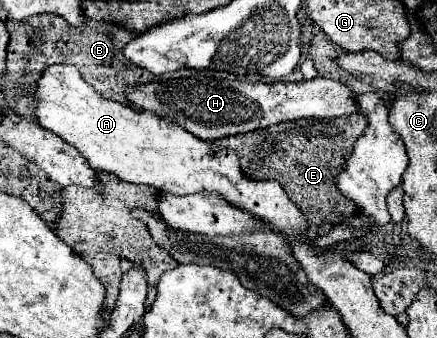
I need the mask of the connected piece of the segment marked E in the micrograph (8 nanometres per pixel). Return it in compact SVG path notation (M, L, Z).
M337 117L337 119L301 119L271 125L263 131L253 131L245 135L233 135L217 139L217 147L227 147L237 151L239 163L245 175L251 179L275 179L287 191L289 199L303 211L309 223L309 237L319 237L319 227L323 223L339 223L357 213L357 205L343 197L337 189L335 177L343 171L345 159L351 155L355 141L363 135L367 127L367 117Z

